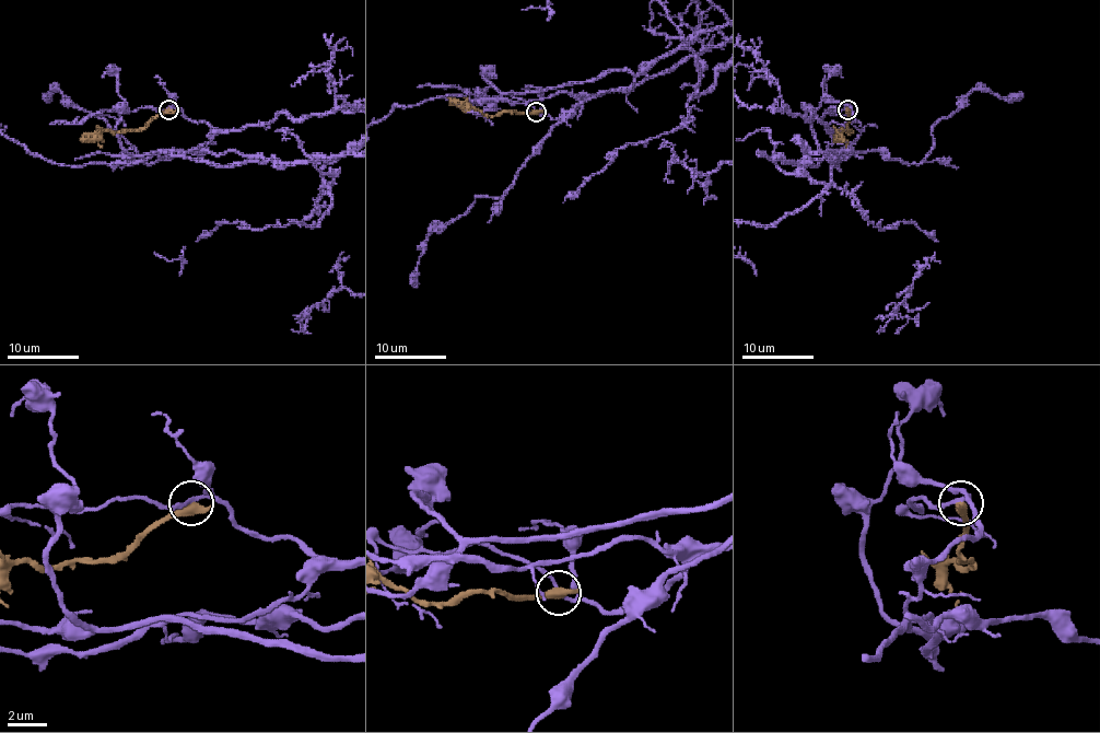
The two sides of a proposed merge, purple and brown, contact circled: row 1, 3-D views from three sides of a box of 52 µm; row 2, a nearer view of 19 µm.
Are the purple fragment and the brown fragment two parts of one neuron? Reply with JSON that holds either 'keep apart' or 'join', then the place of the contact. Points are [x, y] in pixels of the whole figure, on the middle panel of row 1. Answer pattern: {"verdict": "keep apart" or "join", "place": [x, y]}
{"verdict": "keep apart", "place": [536, 112]}

